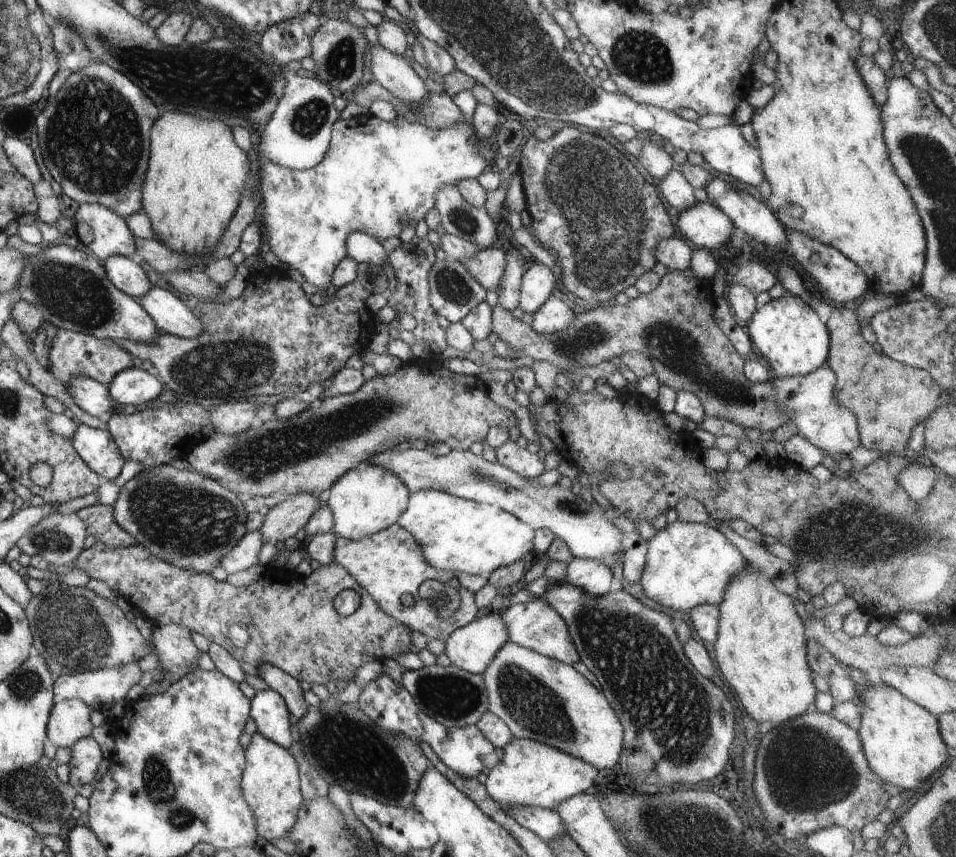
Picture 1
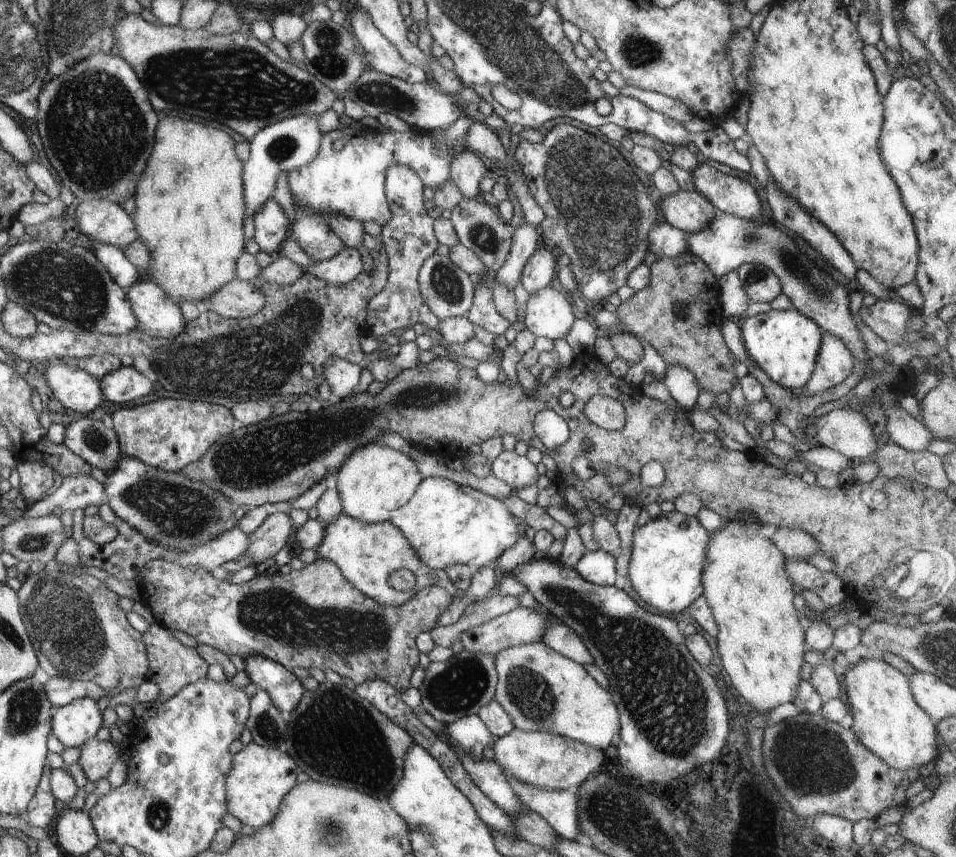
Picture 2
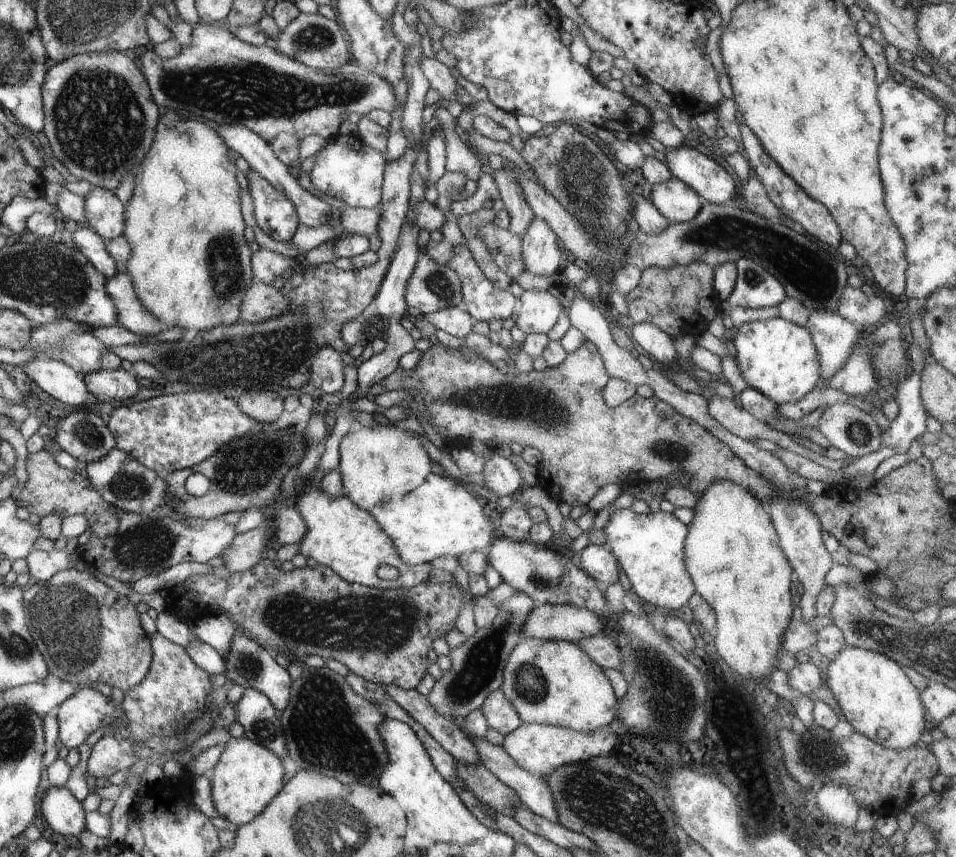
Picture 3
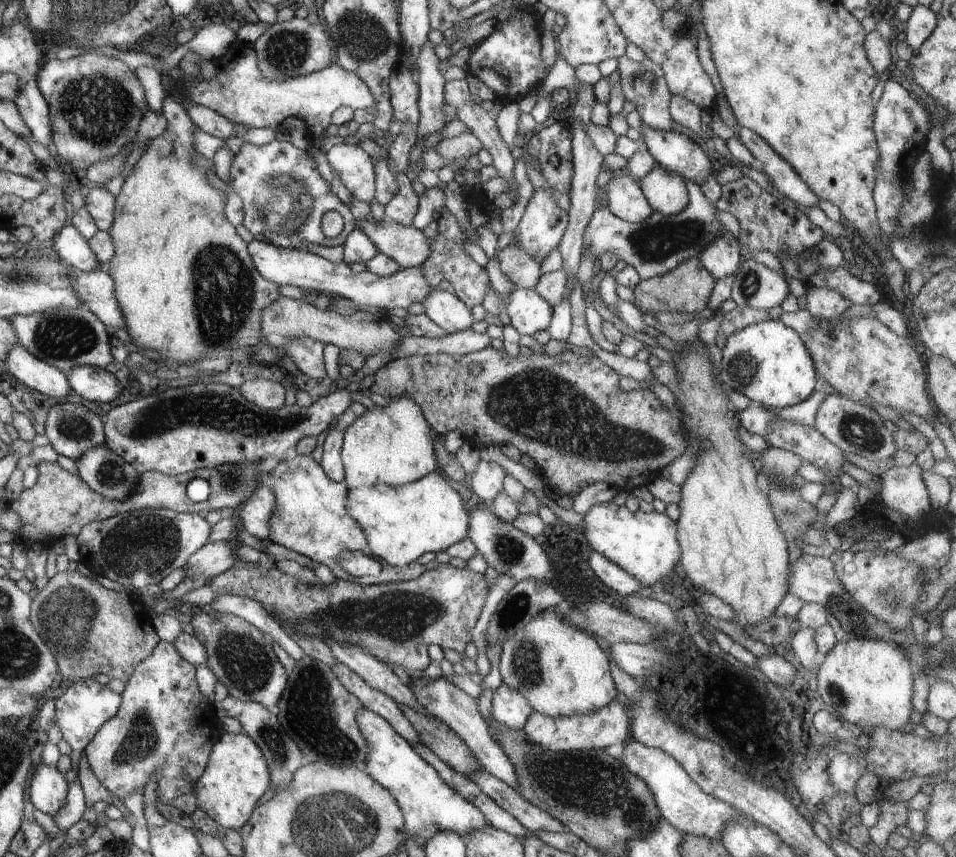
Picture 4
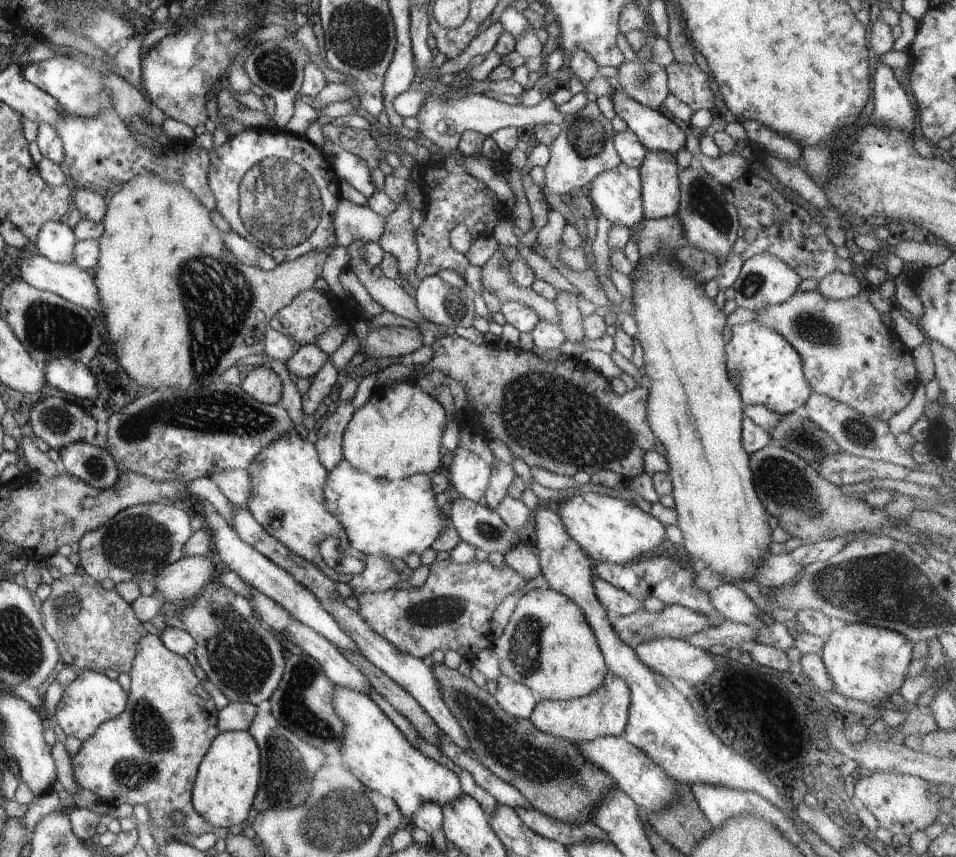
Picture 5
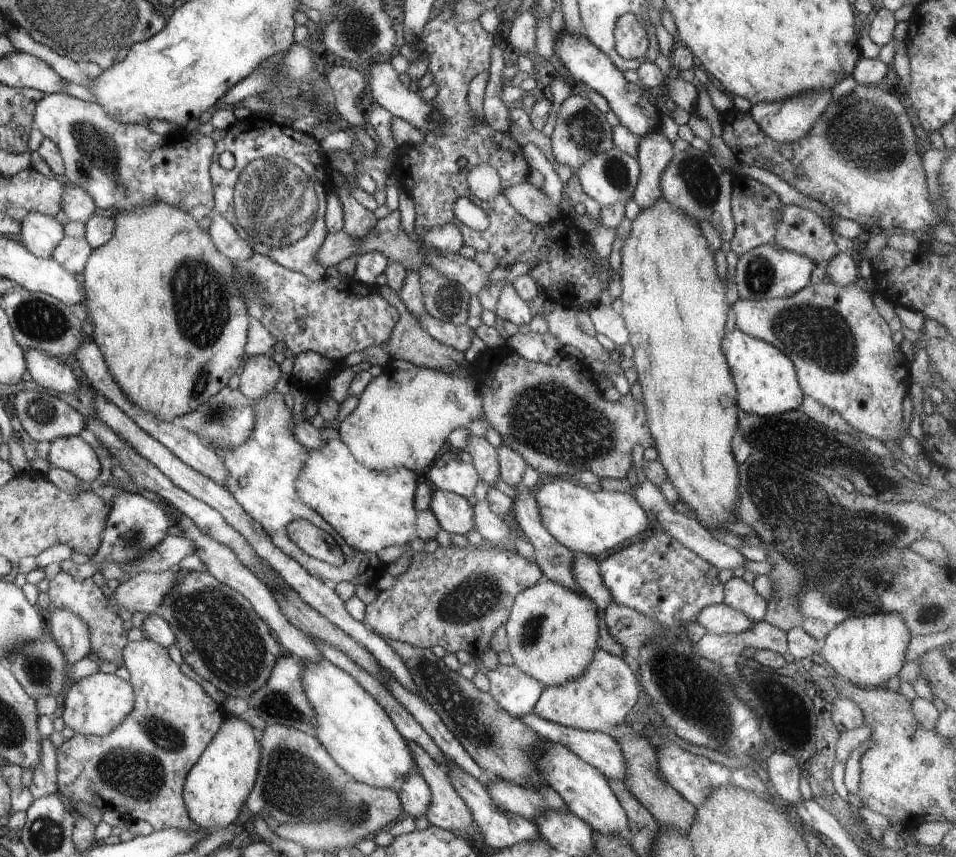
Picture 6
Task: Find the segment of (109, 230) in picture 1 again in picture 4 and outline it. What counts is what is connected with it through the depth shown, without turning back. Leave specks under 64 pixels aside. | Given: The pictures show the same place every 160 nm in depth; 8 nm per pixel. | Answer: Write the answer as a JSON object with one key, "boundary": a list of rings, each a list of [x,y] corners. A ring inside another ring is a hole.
{"boundary":[[[103,186],[90,189],[84,208],[91,214],[100,231],[109,232],[115,222],[116,197]]]}

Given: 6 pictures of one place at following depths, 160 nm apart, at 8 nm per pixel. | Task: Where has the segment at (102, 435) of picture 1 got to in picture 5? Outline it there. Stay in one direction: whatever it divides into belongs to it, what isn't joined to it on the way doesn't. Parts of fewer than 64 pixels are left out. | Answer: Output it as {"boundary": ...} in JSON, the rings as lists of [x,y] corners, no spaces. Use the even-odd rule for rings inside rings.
{"boundary":[[[49,397],[39,400],[31,409],[27,432],[44,440],[45,444],[57,451],[68,445],[95,442],[98,426],[96,418],[87,410],[60,397]]]}

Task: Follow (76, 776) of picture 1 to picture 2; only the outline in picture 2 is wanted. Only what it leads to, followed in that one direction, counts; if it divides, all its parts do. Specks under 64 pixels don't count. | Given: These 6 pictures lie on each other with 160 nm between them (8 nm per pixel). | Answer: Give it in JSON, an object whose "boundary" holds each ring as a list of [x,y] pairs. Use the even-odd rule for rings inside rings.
{"boundary":[[[92,737],[81,747],[78,764],[82,766],[87,780],[98,782],[100,778],[107,778],[110,768],[122,754],[121,746],[111,741],[99,741]]]}

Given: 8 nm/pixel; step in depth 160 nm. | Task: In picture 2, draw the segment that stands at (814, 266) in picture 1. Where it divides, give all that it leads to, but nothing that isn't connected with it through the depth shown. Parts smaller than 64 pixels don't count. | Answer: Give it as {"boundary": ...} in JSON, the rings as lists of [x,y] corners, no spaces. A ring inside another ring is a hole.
{"boundary":[[[770,177],[768,183],[764,187],[766,190],[766,198],[770,208],[772,209],[772,216],[774,220],[786,226],[792,232],[796,232],[798,236],[801,236],[812,248],[815,248],[828,263],[832,264],[848,278],[855,278],[856,270],[858,269],[853,261],[853,258],[848,254],[848,251],[842,246],[842,243],[836,235],[822,222],[818,221],[816,217],[813,217],[812,213],[805,211],[805,208],[794,198],[790,197],[788,193],[785,193],[774,180],[774,177]]]}

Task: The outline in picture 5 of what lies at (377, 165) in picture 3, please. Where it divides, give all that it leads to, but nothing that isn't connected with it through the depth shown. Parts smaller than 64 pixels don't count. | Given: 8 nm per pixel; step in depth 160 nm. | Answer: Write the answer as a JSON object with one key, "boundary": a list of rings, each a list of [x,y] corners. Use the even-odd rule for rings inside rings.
{"boundary":[[[340,150],[335,154],[331,166],[340,181],[346,180],[352,188],[356,188],[366,198],[375,193],[376,188],[372,184],[368,163],[357,154]]]}

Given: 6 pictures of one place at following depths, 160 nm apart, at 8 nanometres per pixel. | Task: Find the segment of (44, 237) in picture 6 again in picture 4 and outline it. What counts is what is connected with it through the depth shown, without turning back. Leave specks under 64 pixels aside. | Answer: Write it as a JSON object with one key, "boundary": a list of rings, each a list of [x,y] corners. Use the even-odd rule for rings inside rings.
{"boundary":[[[68,224],[60,227],[51,239],[52,246],[49,251],[62,259],[68,267],[76,267],[82,272],[101,267],[88,241],[75,226]]]}

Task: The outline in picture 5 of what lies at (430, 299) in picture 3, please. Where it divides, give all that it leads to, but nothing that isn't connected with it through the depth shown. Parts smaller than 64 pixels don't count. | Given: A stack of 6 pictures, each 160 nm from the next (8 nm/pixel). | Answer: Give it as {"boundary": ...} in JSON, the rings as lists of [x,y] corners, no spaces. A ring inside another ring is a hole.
{"boundary":[[[234,231],[223,233],[223,243],[240,262],[277,273],[280,263],[268,254],[265,247],[248,241],[246,237],[241,237]]]}

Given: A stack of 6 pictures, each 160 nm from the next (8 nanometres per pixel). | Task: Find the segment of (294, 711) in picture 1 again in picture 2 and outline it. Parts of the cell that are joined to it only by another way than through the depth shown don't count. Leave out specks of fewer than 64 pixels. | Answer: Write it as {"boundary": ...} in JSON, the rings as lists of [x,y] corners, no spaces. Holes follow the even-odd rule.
{"boundary":[[[260,655],[244,659],[244,672],[258,690],[266,691],[279,711],[296,708],[305,691],[301,680],[280,663]]]}

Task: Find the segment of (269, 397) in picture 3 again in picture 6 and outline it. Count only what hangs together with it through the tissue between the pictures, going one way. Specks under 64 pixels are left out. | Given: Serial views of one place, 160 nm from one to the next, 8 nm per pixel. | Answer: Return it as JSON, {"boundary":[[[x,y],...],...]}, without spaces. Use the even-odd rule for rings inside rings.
{"boundary":[[[271,353],[254,355],[244,361],[243,370],[239,374],[240,385],[237,389],[244,396],[255,401],[271,393],[280,376],[282,376],[282,370]]]}

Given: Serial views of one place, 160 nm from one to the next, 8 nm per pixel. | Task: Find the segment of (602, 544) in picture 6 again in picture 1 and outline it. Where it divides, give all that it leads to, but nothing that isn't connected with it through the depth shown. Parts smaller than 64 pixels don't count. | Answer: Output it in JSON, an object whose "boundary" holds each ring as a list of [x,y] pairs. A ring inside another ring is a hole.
{"boundary":[[[676,520],[648,541],[645,572],[637,584],[656,604],[684,612],[702,604],[720,606],[728,582],[748,570],[748,566],[742,552],[722,532],[706,523]]]}

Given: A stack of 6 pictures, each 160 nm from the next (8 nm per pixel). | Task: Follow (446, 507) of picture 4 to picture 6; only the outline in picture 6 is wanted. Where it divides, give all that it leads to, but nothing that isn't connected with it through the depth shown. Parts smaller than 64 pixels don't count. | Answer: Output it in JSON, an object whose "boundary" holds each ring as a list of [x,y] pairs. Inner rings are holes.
{"boundary":[[[340,437],[308,450],[308,458],[295,478],[295,489],[302,502],[332,526],[350,548],[377,553],[383,548],[403,546],[419,538],[416,528],[418,511],[414,507],[415,471],[369,469],[353,457]]]}

